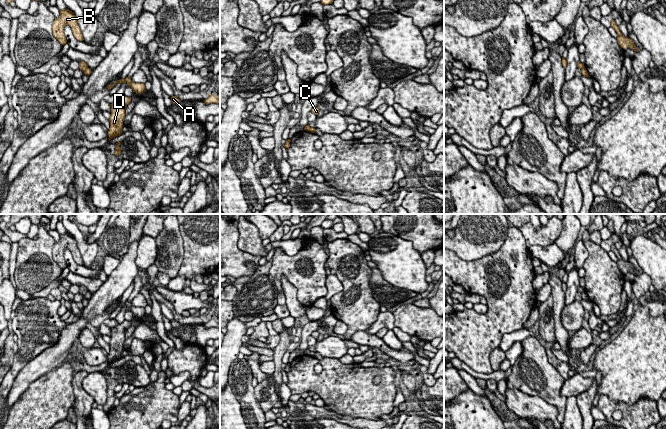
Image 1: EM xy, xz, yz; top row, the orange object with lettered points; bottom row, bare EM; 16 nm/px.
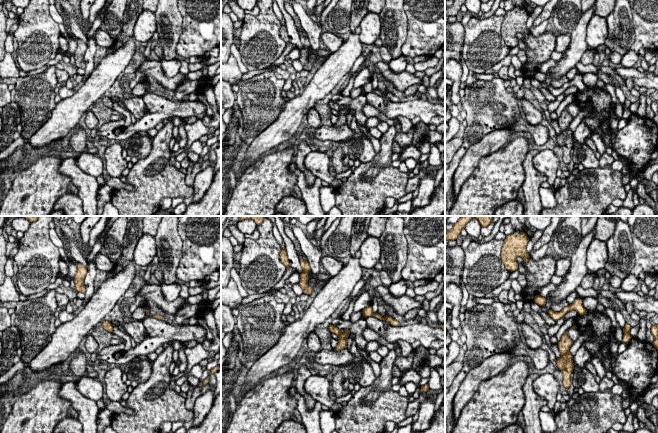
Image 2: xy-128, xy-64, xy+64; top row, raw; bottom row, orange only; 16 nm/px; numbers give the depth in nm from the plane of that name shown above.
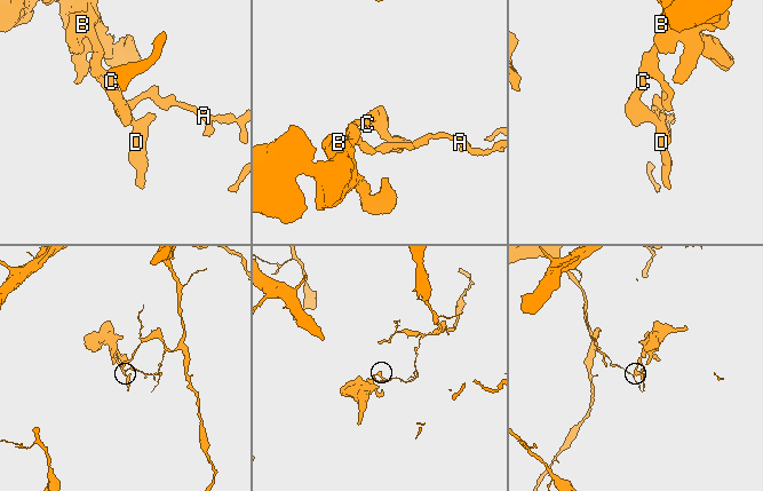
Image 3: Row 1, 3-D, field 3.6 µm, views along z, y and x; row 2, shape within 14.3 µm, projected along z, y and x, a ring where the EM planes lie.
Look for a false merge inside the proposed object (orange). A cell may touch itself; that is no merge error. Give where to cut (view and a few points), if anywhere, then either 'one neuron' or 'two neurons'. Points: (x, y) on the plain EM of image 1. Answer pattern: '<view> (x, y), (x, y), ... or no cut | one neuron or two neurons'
xy (87, 291), (83, 295) | two neurons

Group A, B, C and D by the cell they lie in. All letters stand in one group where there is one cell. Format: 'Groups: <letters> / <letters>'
Groups: A / B C D

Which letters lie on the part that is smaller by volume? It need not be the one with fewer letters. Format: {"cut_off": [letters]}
{"cut_off": ["B", "C", "D"]}

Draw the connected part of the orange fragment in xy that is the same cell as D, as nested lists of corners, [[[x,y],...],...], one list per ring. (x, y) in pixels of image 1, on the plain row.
[[[124,321],[116,327],[110,328],[111,331],[111,340],[109,343],[110,352],[108,354],[110,365],[116,360],[122,358],[123,345],[125,342],[125,332],[131,326],[131,321]]]

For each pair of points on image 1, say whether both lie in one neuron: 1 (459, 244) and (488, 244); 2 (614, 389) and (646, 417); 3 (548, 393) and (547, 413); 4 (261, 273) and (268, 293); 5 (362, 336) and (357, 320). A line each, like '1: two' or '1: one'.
1: one
2: two
3: two
4: one
5: two

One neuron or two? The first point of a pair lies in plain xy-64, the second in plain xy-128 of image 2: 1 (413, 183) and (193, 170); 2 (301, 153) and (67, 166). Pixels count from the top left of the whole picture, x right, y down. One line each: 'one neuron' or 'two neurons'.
1: one neuron
2: two neurons

